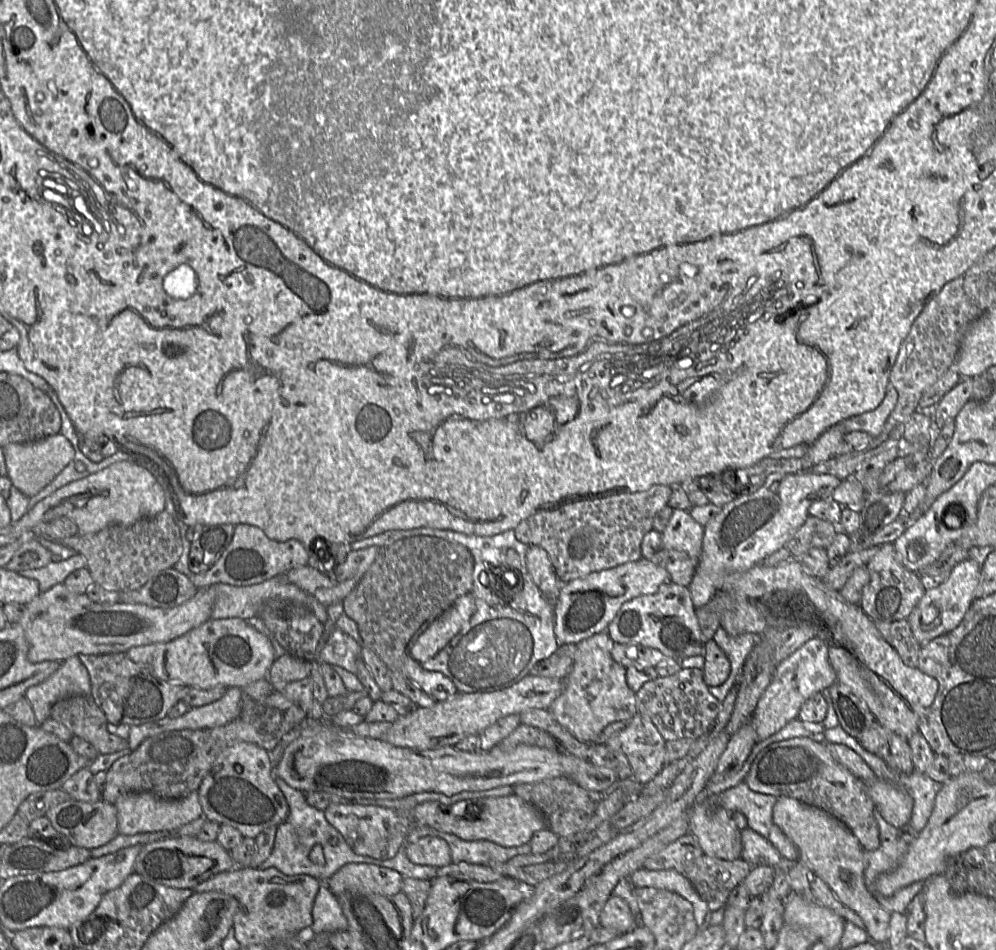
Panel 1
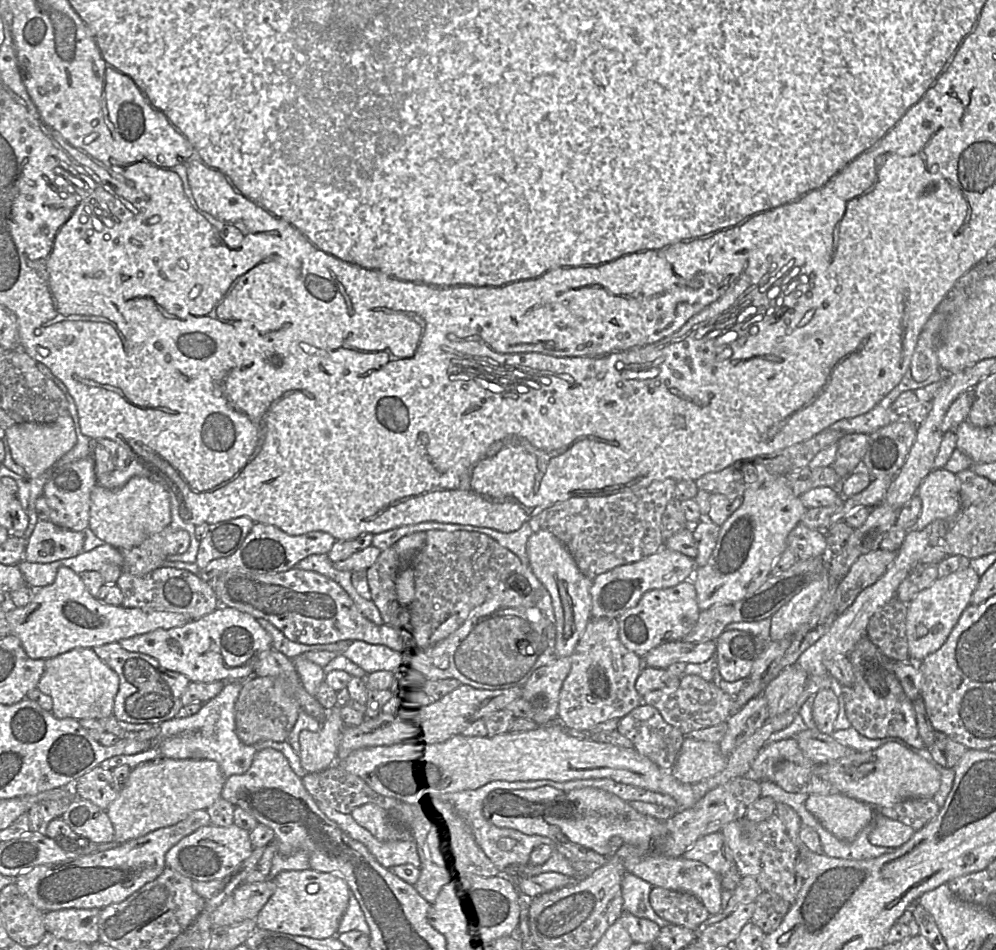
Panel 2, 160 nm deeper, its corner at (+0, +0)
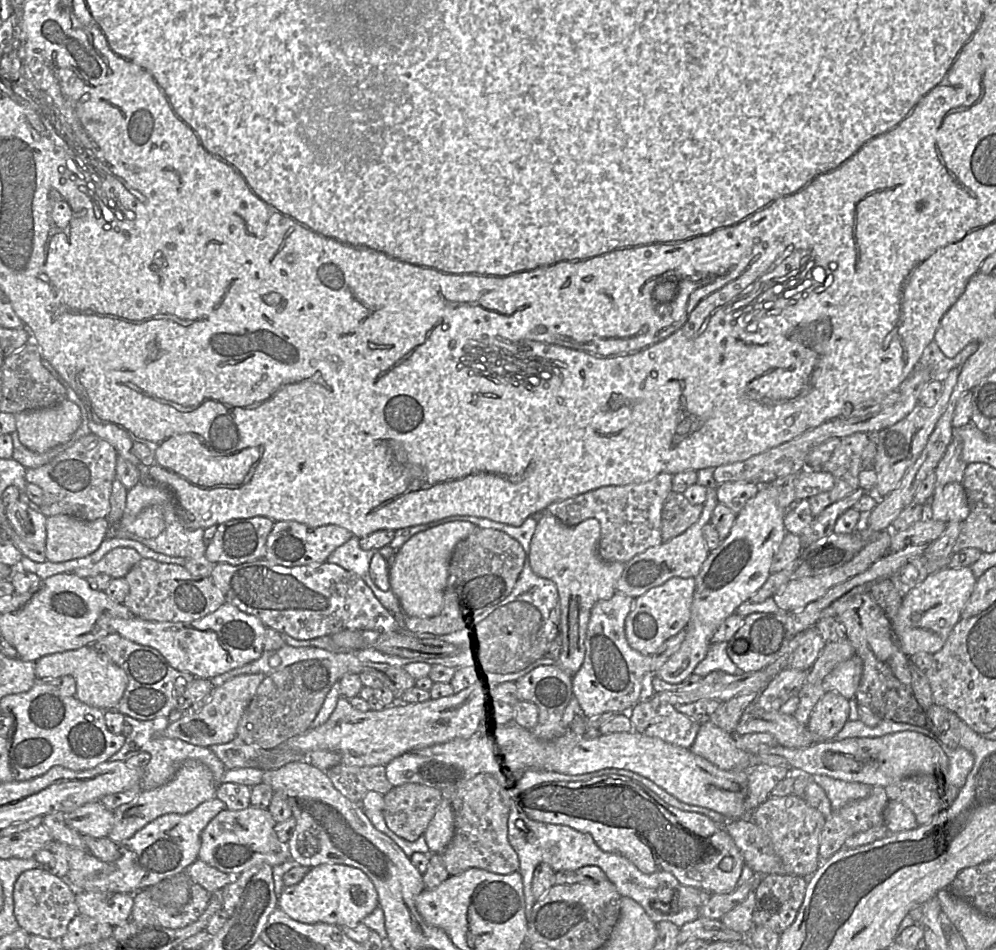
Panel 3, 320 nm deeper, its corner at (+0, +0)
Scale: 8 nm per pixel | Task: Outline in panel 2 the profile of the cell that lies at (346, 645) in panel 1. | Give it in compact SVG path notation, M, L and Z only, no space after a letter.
M422 522L373 534L371 545L383 551L406 535L429 530L468 531L488 535L519 557L522 563L520 574L525 576L523 584L522 580L516 580L516 576L510 576L506 582L500 581L492 590L492 595L454 633L436 645L423 646L413 651L395 651L384 645L359 640L352 641L342 655L361 667L366 674L394 672L400 666L418 666L427 668L437 678L455 678L461 684L487 690L524 685L537 668L557 660L556 621L551 596L533 573L527 555L527 541L533 534L529 523L524 523L514 532L504 533L479 526Z

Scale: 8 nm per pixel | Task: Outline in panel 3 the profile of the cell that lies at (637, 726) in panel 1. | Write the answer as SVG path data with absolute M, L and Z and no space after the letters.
M651 698L639 701L629 711L629 717L635 731L683 748L691 747L701 726L700 723L678 712L673 705L662 704Z

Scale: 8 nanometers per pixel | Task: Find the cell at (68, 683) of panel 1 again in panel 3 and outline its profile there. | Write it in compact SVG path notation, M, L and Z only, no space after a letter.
M92 645L45 655L35 662L35 673L37 680L53 679L65 675L73 676L76 681L74 696L81 702L102 710L116 710L128 683L125 671Z

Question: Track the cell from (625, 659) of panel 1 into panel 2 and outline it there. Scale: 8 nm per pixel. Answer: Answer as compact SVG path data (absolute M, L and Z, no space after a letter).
M682 640L669 641L660 644L659 646L648 651L643 657L644 666L666 669L669 665L675 662L685 663L702 663L715 655L716 643L715 640L705 642L685 642Z

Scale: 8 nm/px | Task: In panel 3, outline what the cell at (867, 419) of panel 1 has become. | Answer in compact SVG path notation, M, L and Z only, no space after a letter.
M934 340L925 348L915 370L928 370L934 375L934 379L942 379L952 369L961 367L965 361L979 348L977 342L968 344L954 358L947 358Z

